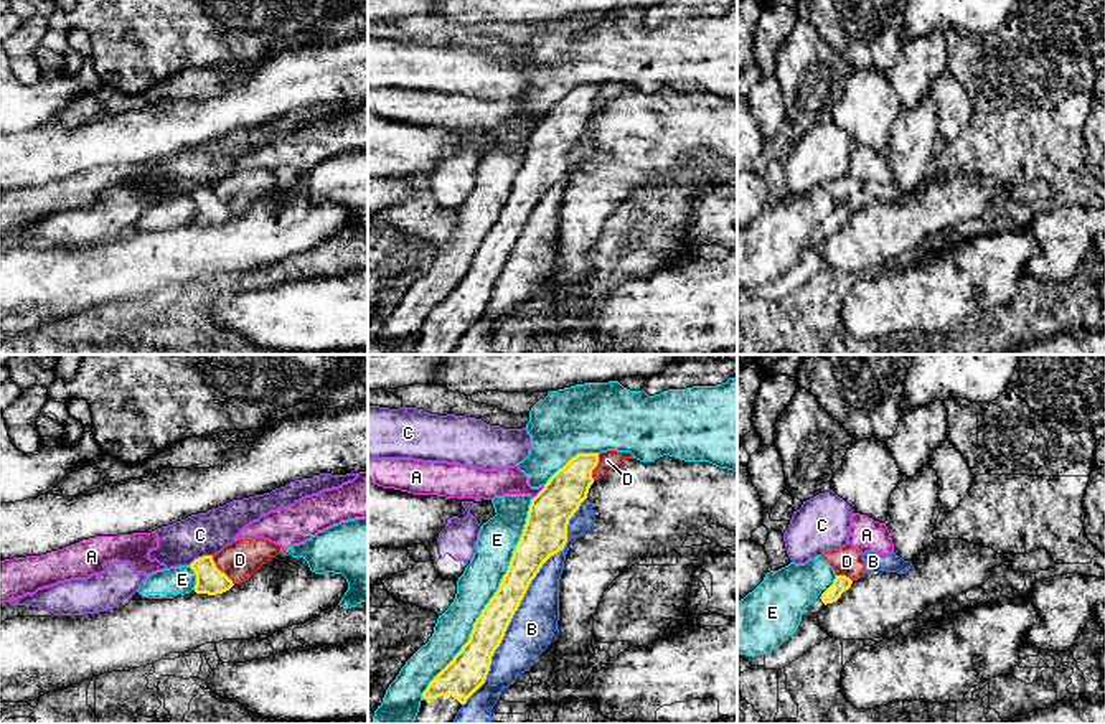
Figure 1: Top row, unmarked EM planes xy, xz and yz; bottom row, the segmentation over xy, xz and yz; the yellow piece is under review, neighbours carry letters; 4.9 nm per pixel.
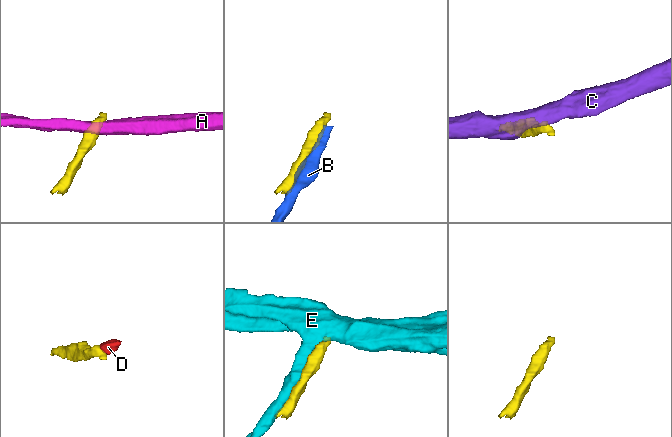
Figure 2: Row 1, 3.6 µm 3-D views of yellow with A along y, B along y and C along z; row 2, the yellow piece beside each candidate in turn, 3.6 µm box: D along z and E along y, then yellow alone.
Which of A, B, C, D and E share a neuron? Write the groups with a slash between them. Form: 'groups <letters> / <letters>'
groups A / B D / C / E

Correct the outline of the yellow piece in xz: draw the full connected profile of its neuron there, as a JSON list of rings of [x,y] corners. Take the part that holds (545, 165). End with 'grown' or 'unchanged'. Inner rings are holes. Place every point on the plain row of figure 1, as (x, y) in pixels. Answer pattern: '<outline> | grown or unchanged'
[[[577,84],[562,99],[559,99],[548,110],[544,119],[531,130],[523,165],[515,176],[513,188],[498,221],[473,254],[468,272],[422,323],[421,338],[414,355],[452,355],[458,340],[485,313],[491,287],[500,277],[531,211],[551,186],[564,180],[567,173],[569,150],[587,129],[589,119],[594,114],[592,101],[597,94],[599,84]]] | grown

